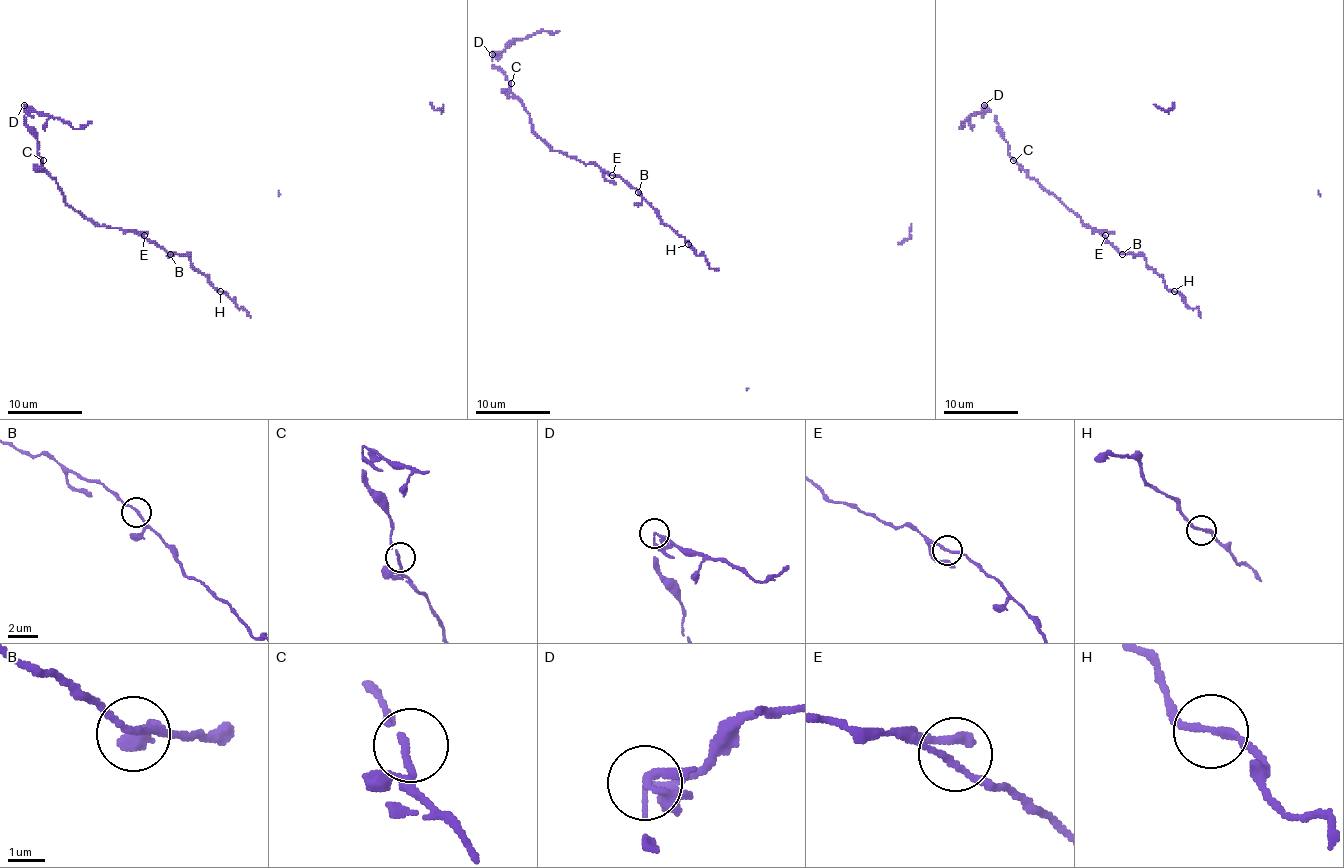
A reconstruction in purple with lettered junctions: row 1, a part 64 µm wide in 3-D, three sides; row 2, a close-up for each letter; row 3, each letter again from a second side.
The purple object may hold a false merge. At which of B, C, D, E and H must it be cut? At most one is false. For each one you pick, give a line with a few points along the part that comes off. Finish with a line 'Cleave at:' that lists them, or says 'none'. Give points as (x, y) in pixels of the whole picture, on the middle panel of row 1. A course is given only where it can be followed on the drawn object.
Cleave at: D

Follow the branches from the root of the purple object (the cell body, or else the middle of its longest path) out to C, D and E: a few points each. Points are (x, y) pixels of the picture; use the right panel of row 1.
C: (1174, 291), (1165, 286), (1165, 280), (1142, 256), (1122, 254), (1013, 160)
D: (1174, 291), (1142, 256), (1122, 254), (1032, 179), (1009, 155), (996, 117), (983, 104)
E: (1174, 291), (1165, 286), (1165, 280), (1142, 256), (1122, 254), (1105, 235)

